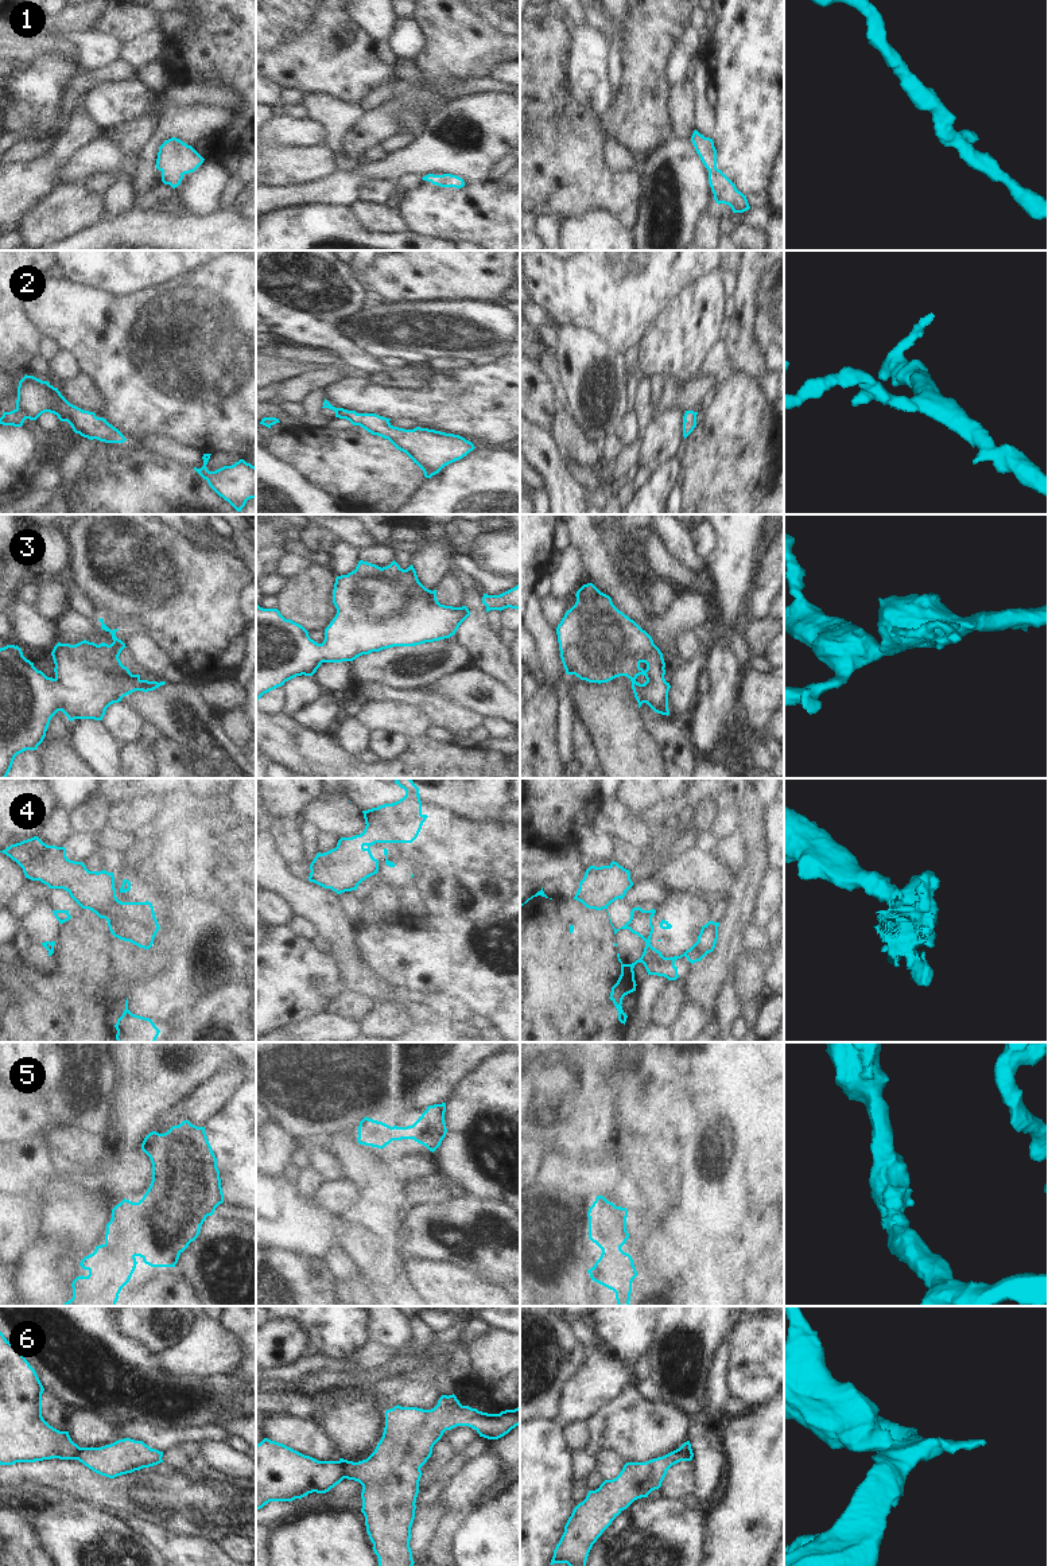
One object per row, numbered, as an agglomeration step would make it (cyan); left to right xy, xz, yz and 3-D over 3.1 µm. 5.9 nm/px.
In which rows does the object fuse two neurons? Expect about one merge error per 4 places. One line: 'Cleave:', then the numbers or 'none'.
Cleave: 6.

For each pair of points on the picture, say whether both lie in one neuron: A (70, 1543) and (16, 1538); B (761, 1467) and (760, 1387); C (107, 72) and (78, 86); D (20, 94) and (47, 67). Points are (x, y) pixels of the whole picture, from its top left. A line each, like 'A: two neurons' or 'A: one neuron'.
A: two neurons
B: two neurons
C: one neuron
D: one neuron

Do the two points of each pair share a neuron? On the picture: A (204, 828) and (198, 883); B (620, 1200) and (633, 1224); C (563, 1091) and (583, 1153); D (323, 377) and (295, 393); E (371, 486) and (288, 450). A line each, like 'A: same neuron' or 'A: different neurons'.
A: same neuron
B: same neuron
C: different neurons
D: same neuron
E: same neuron

